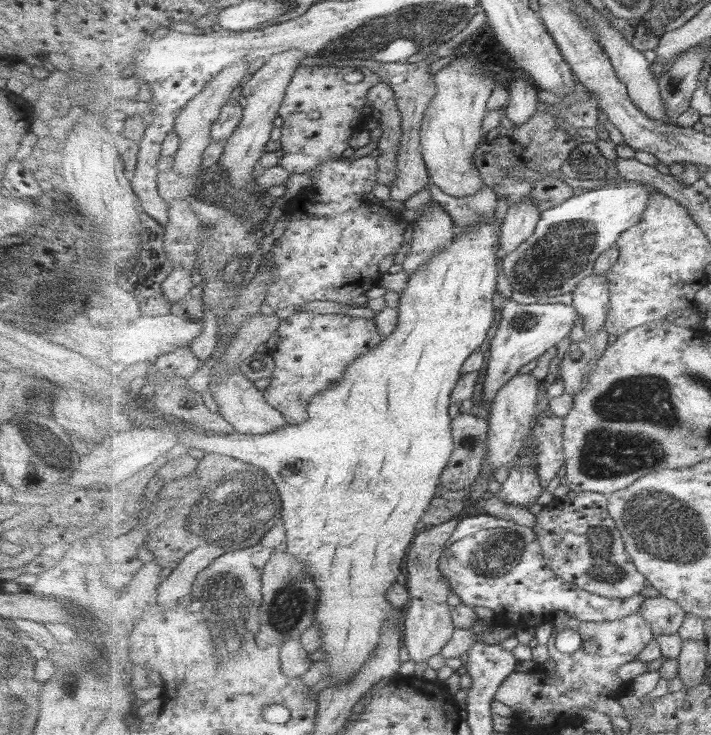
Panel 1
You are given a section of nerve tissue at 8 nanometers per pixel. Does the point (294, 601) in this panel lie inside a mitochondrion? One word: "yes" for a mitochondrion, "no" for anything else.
yes

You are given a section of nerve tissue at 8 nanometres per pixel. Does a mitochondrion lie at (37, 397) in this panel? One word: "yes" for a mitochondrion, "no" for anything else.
yes

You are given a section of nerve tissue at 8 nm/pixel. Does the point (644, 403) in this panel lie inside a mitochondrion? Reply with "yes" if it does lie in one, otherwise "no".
yes

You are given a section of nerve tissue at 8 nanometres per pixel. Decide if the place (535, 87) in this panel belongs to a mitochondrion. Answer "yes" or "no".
no

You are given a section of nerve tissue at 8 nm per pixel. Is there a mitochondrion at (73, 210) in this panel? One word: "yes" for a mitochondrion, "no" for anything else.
no

